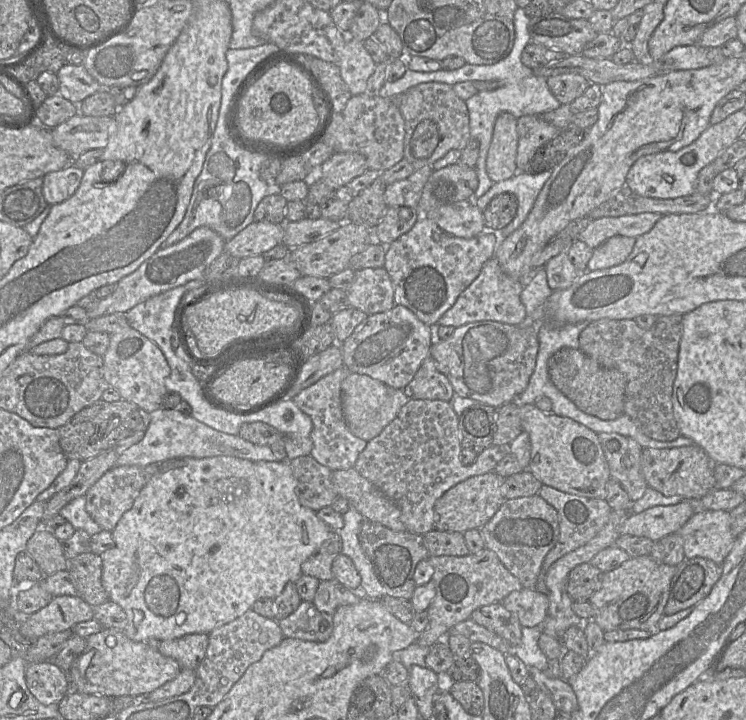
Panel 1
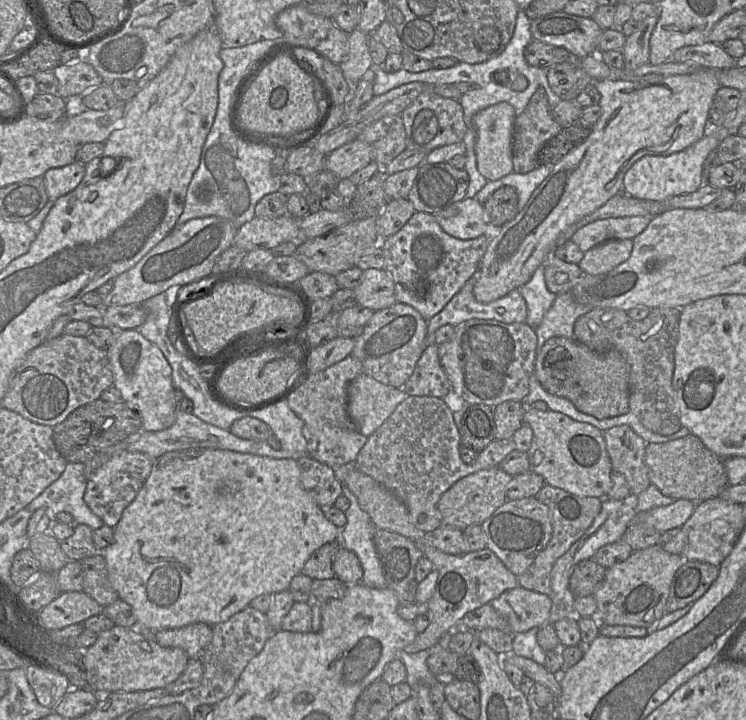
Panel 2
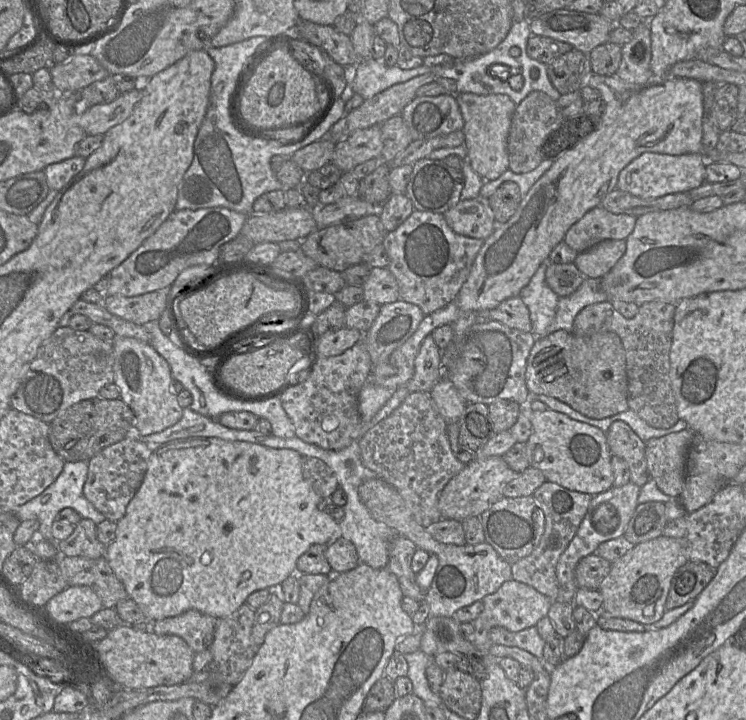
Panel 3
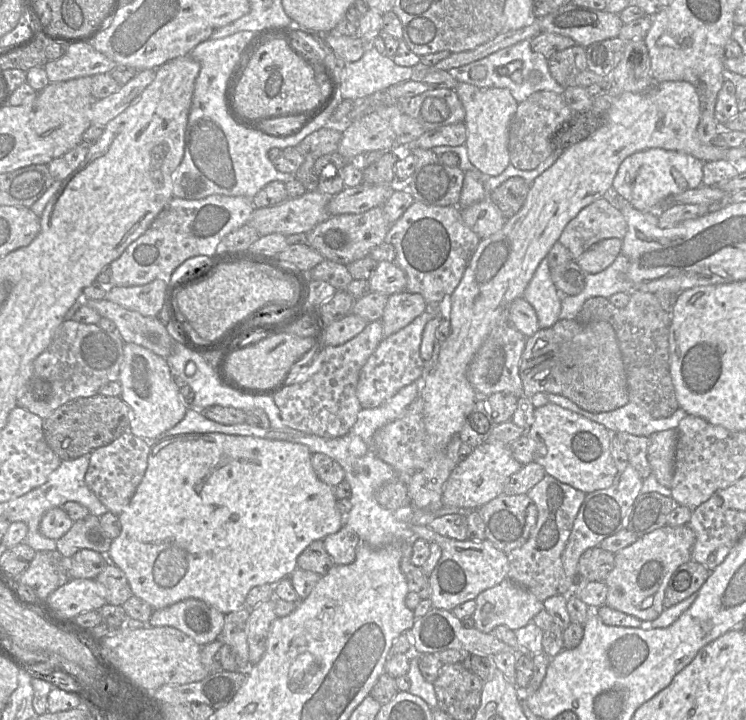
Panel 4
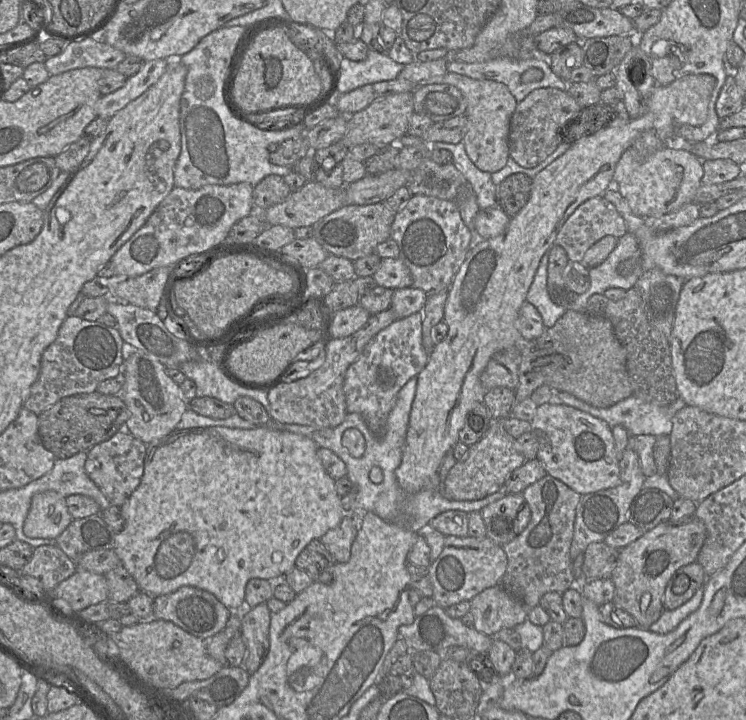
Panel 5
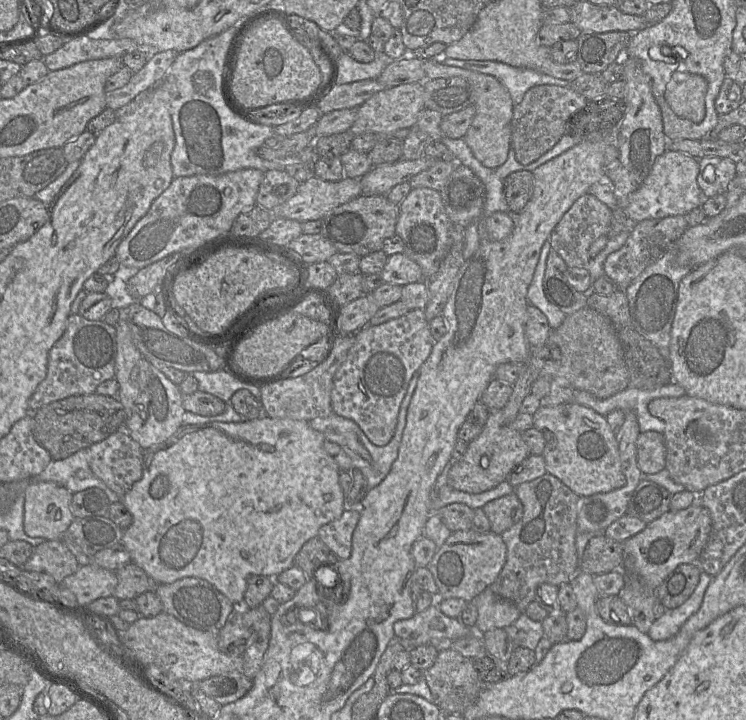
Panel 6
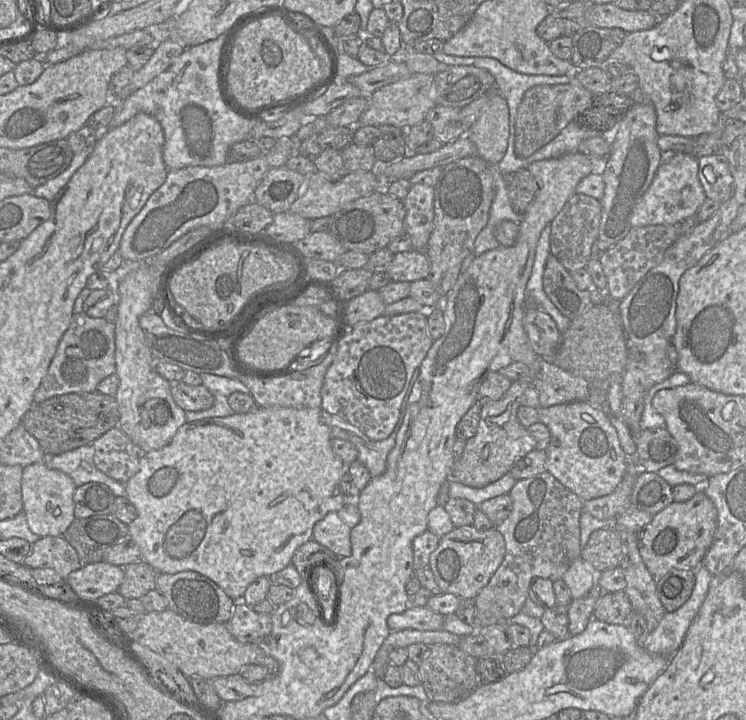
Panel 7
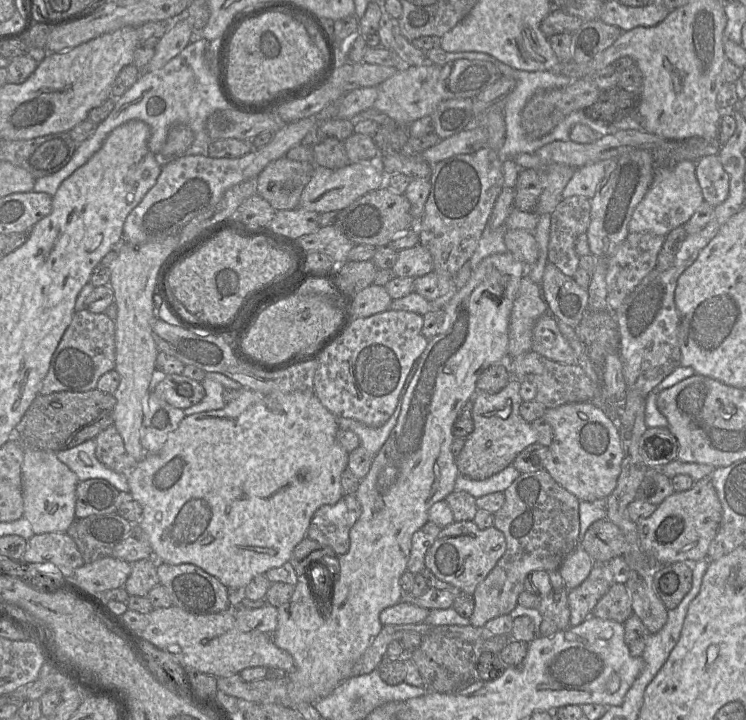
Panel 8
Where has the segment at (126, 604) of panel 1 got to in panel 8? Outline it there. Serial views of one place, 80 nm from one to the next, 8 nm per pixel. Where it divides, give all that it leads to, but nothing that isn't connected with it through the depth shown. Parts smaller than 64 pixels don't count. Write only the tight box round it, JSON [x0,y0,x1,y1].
[127,388,349,590]

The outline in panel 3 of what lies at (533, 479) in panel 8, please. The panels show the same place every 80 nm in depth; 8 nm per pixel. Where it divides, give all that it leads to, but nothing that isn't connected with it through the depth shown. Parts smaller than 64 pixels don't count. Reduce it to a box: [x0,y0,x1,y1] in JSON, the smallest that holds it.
[511,480,592,601]

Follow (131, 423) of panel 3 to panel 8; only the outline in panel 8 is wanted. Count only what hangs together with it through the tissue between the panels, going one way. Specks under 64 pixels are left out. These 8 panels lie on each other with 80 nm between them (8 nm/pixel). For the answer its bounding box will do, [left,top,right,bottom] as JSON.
[15,389,116,451]

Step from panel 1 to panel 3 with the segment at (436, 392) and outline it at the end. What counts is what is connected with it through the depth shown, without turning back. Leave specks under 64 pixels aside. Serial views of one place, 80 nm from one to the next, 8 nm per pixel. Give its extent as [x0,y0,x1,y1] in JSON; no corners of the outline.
[406,334,443,392]

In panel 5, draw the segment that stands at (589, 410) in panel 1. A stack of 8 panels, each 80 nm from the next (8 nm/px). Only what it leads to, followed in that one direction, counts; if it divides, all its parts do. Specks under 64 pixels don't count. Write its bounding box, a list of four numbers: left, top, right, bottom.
[514,310,632,408]

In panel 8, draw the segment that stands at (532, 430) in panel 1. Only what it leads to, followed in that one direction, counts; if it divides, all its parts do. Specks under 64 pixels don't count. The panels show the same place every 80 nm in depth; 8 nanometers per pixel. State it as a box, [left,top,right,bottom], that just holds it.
[542,402,624,501]

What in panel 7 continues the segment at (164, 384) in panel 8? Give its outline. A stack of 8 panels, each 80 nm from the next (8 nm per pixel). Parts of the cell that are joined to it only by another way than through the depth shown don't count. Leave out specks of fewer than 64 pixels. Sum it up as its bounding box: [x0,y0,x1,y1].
[169,381,215,411]

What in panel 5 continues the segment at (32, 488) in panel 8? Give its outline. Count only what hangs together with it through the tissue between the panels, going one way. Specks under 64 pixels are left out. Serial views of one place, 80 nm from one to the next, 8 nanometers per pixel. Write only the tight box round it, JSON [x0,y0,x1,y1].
[23,491,72,540]

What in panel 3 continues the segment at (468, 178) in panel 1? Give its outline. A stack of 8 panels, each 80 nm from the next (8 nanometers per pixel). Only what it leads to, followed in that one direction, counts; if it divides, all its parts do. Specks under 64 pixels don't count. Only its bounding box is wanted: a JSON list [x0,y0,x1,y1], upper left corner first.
[405,157,464,214]

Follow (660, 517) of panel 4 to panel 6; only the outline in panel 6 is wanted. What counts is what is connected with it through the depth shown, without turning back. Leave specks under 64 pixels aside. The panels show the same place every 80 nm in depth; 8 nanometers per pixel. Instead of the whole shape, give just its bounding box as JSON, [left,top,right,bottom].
[627,473,672,523]

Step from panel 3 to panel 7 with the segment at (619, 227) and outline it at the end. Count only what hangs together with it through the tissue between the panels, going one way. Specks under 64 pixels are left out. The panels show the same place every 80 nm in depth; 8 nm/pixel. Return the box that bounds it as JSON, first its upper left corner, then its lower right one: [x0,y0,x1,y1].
[550,193,601,271]

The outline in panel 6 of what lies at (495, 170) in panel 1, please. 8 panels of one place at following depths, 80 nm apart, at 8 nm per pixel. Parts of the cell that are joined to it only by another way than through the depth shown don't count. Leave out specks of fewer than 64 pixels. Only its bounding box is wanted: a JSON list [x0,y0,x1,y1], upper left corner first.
[424,59,514,169]

